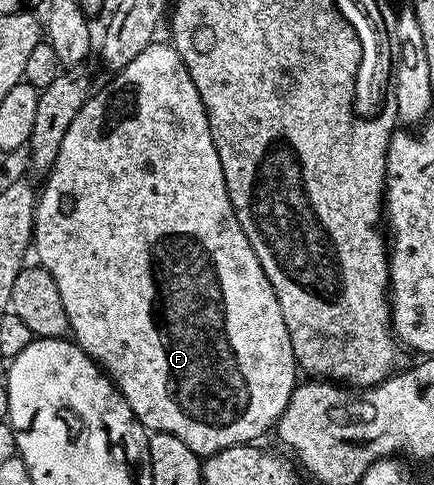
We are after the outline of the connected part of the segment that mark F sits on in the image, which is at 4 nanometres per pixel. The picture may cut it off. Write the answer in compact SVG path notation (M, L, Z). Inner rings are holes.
M153 42L149 46L145 46L145 50L141 50L141 54L137 54L137 58L133 58L133 62L129 62L129 66L125 66L110 77L112 80L96 96L95 93L88 95L82 110L77 114L77 118L73 118L69 130L65 130L65 139L61 141L61 150L57 150L55 165L45 176L47 185L44 186L43 192L41 188L37 196L33 252L34 255L39 255L38 263L41 267L49 274L53 274L53 282L57 282L57 290L61 290L61 302L65 302L65 314L69 318L69 326L71 327L70 335L79 345L79 348L85 350L85 354L89 354L91 359L111 377L112 384L118 388L119 393L125 398L125 402L129 402L129 406L140 424L147 429L148 433L168 432L177 438L181 438L181 442L185 442L185 446L189 446L189 450L193 450L200 458L206 458L212 456L214 452L225 450L229 446L258 441L260 439L258 436L262 432L267 432L270 428L272 431L278 425L281 414L289 406L289 398L297 383L297 377L295 377L297 365L293 354L293 342L289 342L289 330L285 326L285 318L281 314L281 302L277 302L277 294L273 294L273 286L269 282L269 278L265 278L265 270L261 270L261 262L257 262L257 254L253 254L253 246L249 246L249 238L245 238L245 230L241 230L241 224L237 222L237 214L229 202L229 194L225 186L225 174L221 170L221 158L217 158L217 146L213 146L213 134L209 130L209 118L205 114L201 94L197 94L197 86L193 86L193 78L189 78L189 70L178 50L170 43L159 43Z

